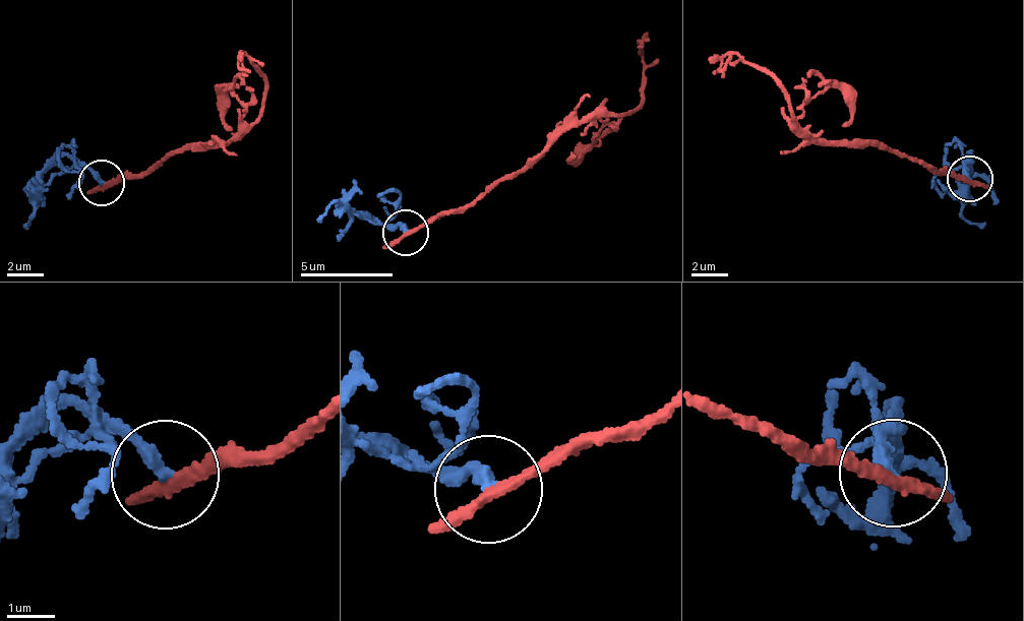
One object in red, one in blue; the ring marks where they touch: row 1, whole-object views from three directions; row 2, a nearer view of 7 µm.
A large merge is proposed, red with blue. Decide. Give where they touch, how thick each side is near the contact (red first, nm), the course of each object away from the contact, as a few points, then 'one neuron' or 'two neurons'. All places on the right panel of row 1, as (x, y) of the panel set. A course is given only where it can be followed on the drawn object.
(969, 178) | 220/280 nm | red via (968, 180), (931, 168), (890, 148), (826, 146), (807, 135), (786, 94), (763, 70), (735, 53), (713, 75) | blue via (968, 180), (965, 162), (970, 163), (961, 210), (974, 225), (984, 221) | two neurons

